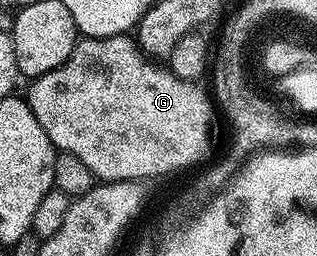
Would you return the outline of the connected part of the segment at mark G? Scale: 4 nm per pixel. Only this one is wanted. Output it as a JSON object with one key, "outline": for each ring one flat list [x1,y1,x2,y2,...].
{"outline":[[132,36,81,37,67,61,64,61,59,67,55,67,51,71,47,71,42,77,36,78,30,85,33,86,30,87,29,93,27,92,29,106,35,115,35,119,39,119,39,127,43,127,43,131,47,131,54,149,75,155,75,159,80,159,83,163,87,163,87,167,91,167,93,176,98,182,144,182,145,177,165,177,168,173,177,173,180,169,189,169,192,165,199,164,204,159,205,152,209,149,209,124,213,121,213,111,215,113,215,105,210,94,208,92,205,94,196,80,180,78,170,68,143,53,138,46,138,42]]}

